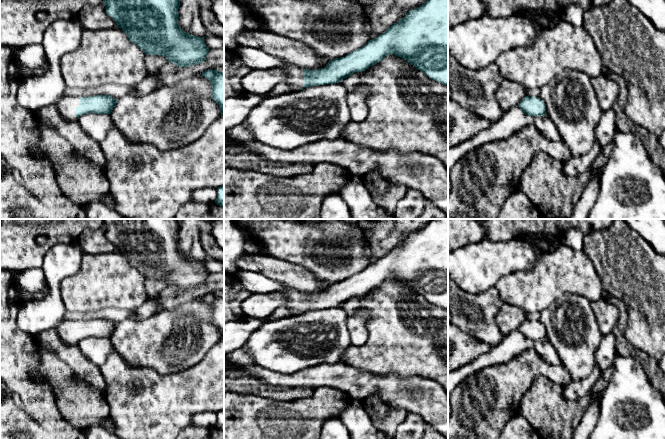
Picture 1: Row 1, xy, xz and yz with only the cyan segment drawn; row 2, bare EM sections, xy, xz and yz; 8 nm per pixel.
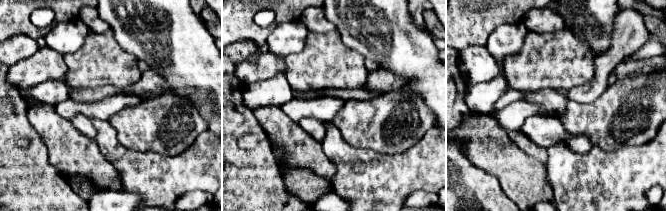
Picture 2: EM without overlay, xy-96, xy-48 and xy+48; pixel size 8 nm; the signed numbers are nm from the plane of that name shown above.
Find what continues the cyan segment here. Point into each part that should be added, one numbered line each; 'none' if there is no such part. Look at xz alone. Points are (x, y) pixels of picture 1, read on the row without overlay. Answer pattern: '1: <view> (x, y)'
1: xz (253, 282)

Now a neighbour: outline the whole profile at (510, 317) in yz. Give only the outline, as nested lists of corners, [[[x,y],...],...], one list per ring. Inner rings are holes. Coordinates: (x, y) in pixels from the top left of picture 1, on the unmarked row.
[[[504,304],[497,314],[496,322],[501,333],[505,336],[514,330],[518,330],[521,324],[526,320],[526,315],[521,308],[512,304]]]

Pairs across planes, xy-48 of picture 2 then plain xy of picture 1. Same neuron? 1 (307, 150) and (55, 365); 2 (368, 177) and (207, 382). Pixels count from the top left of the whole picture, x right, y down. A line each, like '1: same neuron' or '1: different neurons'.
1: different neurons
2: same neuron

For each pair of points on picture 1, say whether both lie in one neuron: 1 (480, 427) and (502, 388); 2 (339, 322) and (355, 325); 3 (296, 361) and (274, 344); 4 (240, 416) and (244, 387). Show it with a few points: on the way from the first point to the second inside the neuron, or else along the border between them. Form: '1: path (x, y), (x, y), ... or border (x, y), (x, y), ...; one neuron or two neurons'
1: path (487, 417), (495, 409), (495, 405), (500, 398); one neuron
2: border (347, 311), (347, 329), (352, 344); two neurons
3: path (291, 356), (279, 346); one neuron
4: border (234, 391), (266, 398); two neurons

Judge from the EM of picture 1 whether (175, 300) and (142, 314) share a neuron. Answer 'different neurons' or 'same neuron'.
different neurons

